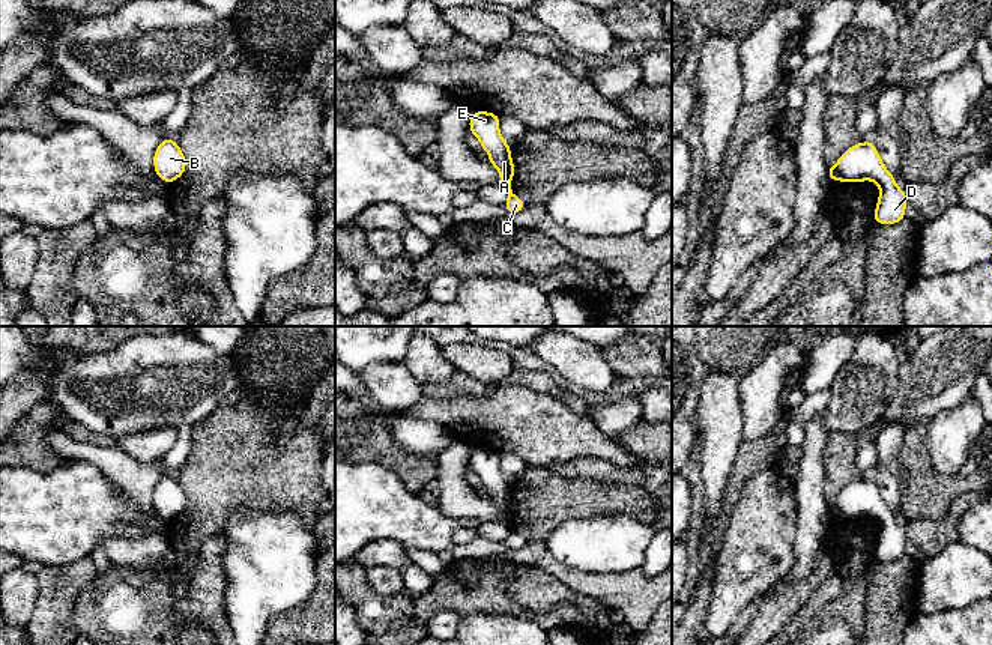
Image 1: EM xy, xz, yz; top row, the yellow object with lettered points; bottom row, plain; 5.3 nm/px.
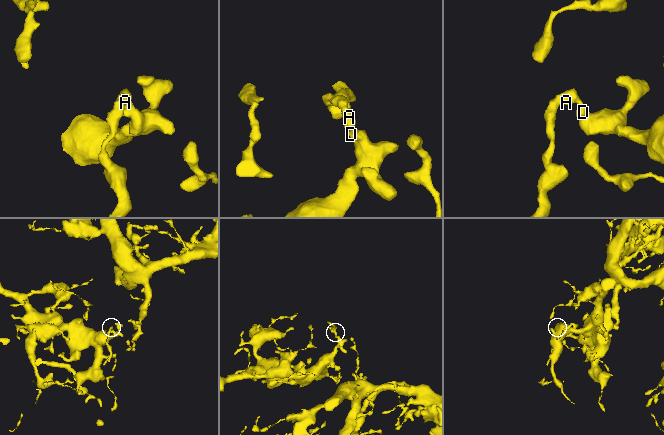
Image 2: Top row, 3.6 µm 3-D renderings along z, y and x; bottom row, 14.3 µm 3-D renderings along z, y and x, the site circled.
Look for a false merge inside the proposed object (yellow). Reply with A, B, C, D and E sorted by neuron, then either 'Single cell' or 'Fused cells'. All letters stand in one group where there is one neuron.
Groups: A B C D E. Single cell

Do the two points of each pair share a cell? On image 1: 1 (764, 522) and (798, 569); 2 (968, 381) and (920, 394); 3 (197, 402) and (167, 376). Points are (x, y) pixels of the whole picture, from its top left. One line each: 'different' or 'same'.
1: different
2: same
3: same

